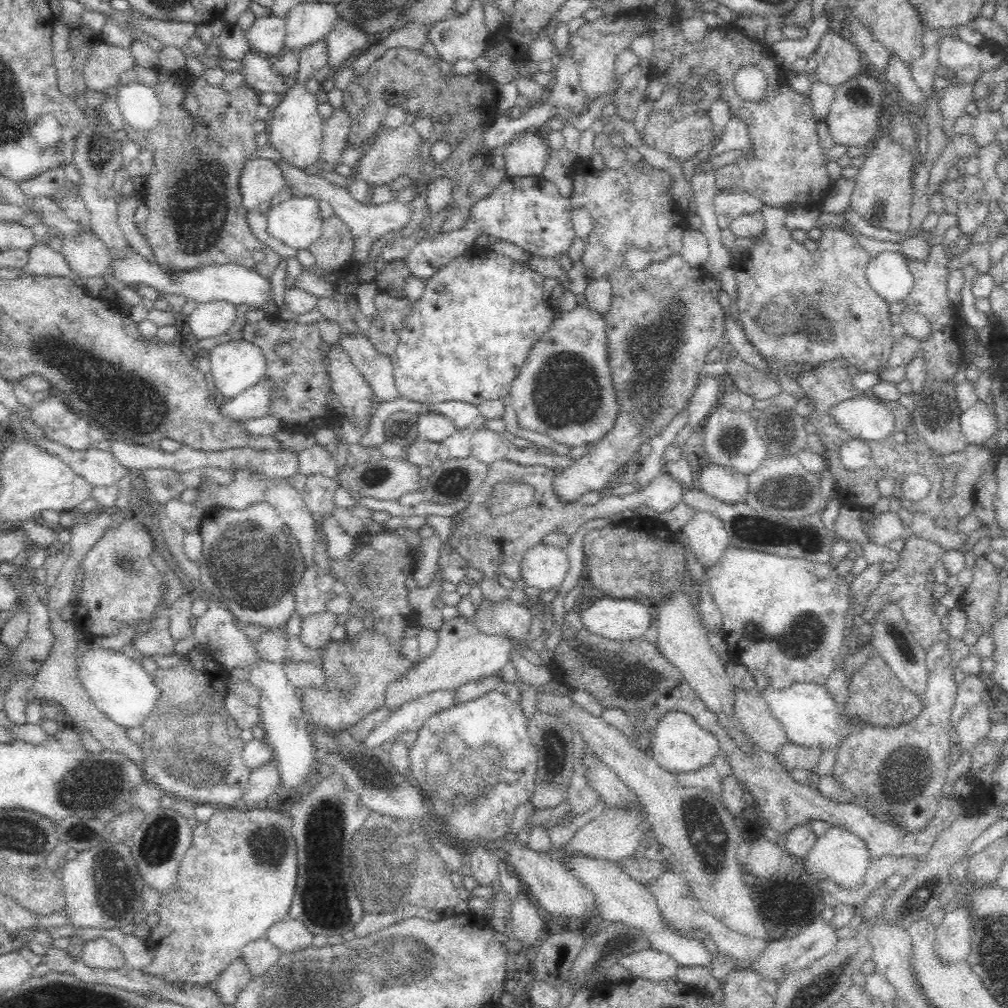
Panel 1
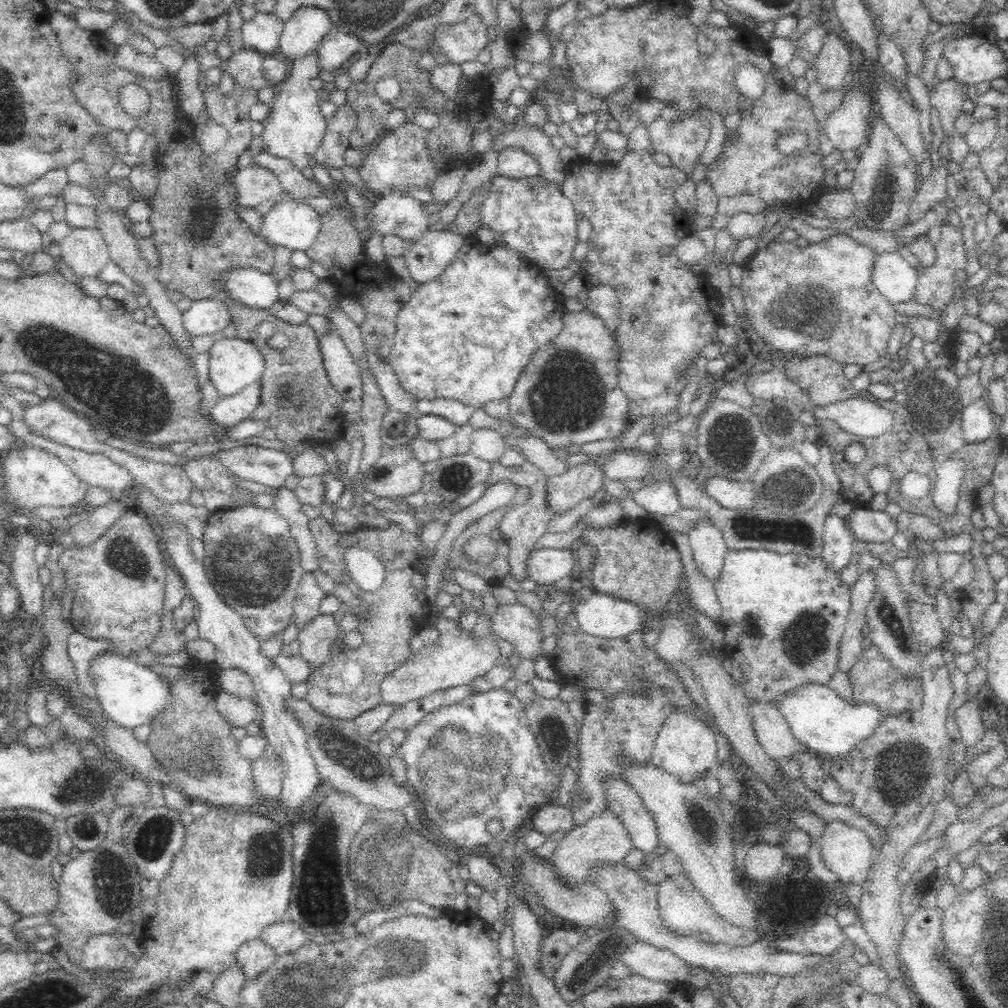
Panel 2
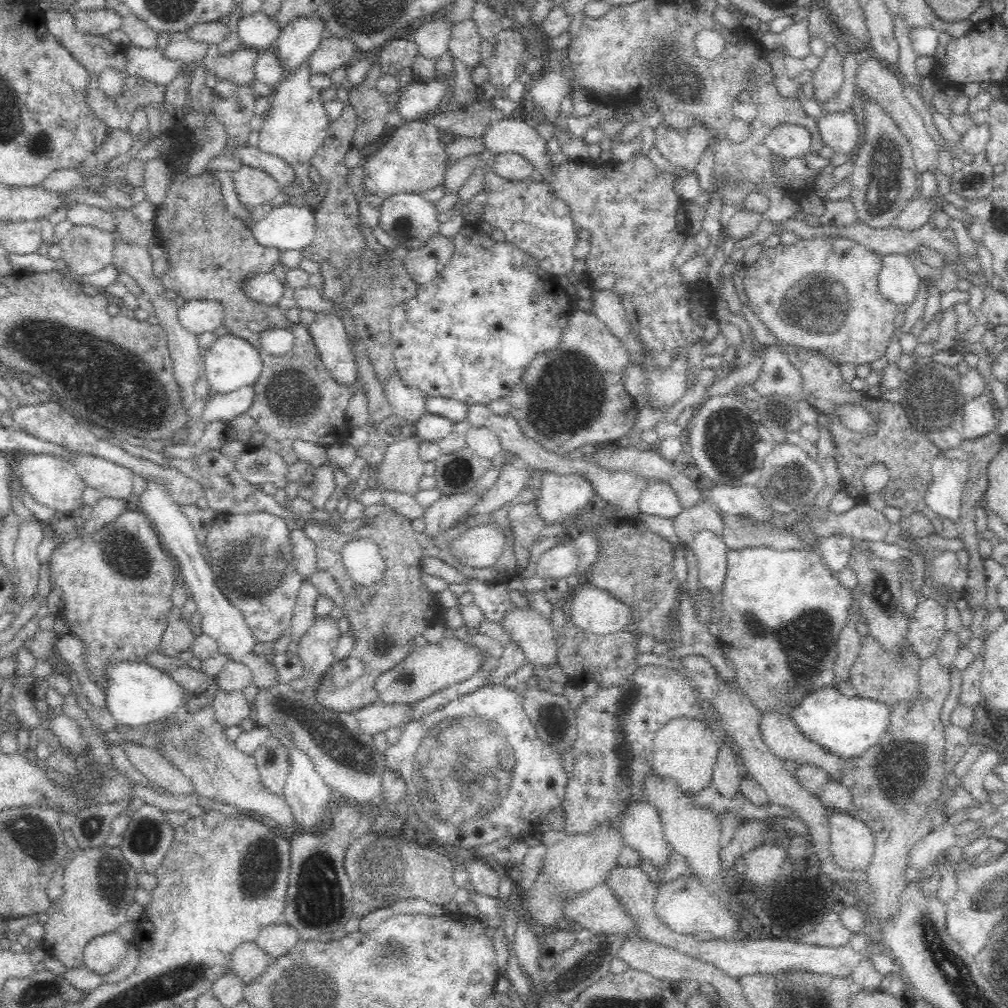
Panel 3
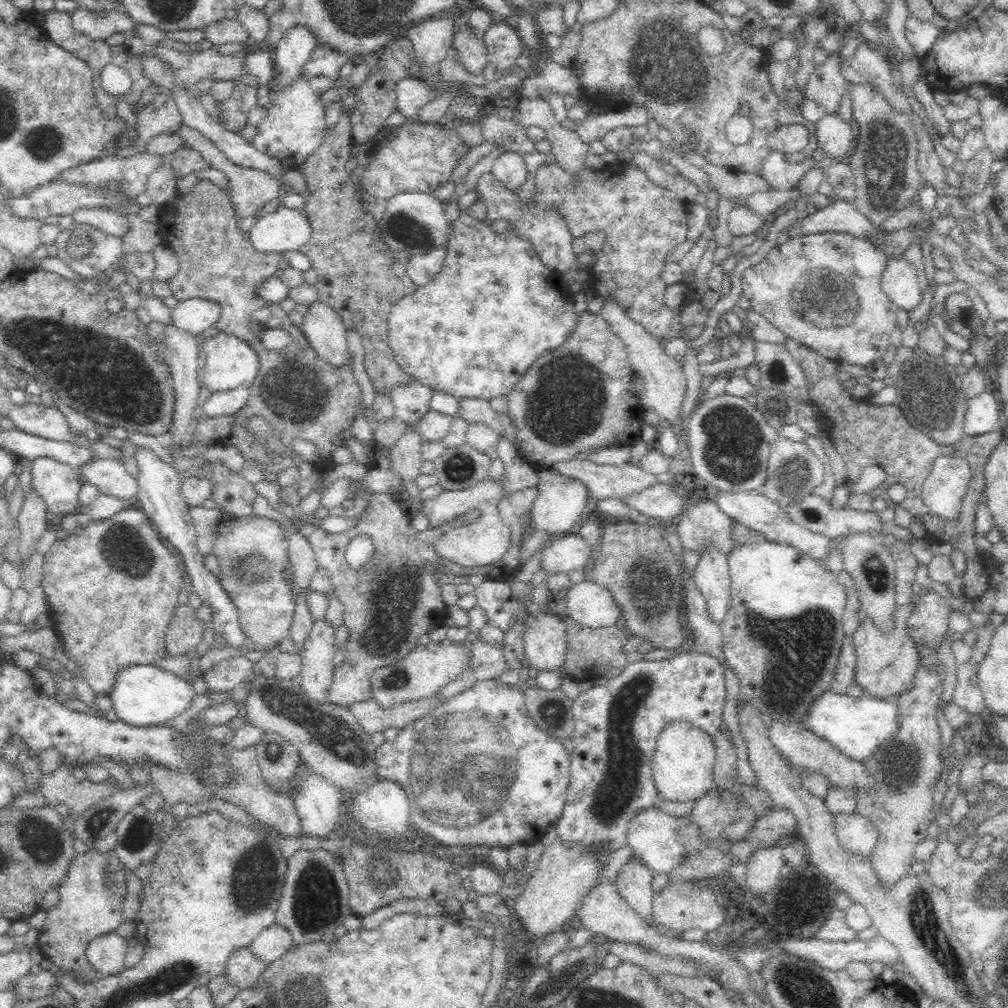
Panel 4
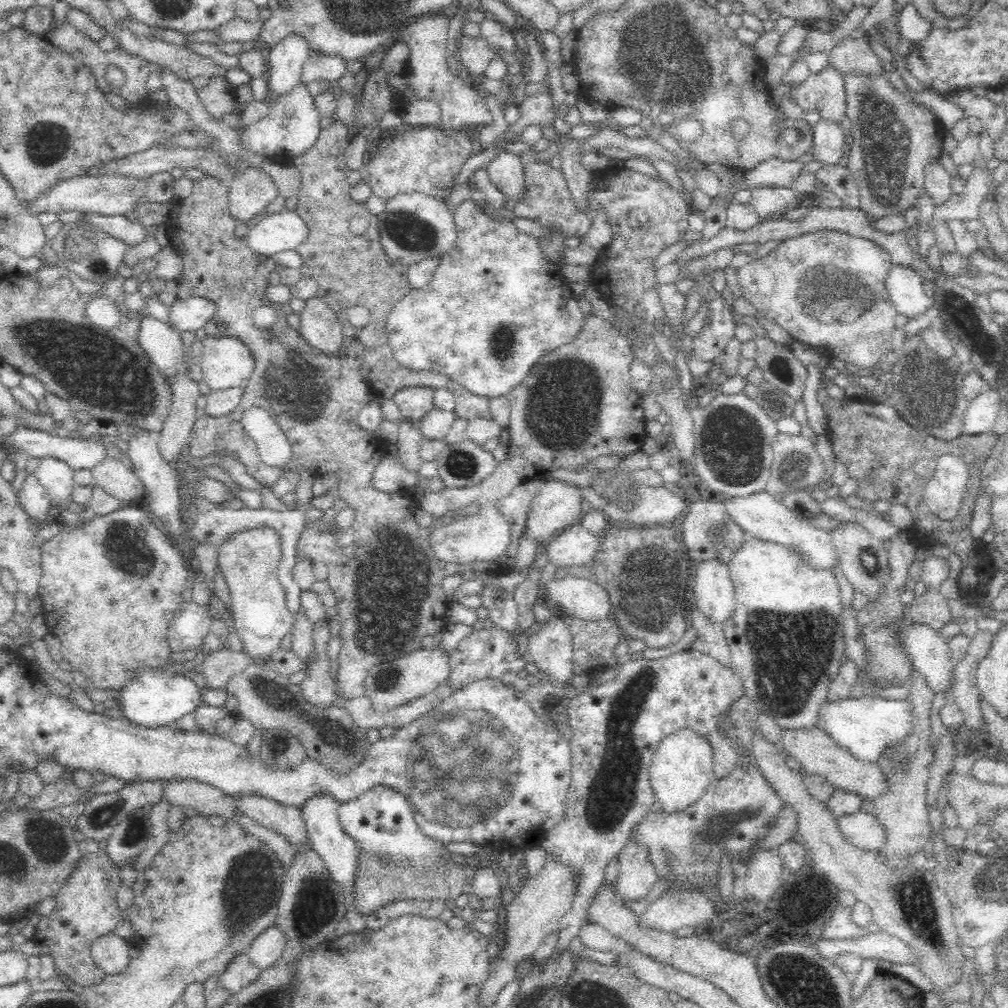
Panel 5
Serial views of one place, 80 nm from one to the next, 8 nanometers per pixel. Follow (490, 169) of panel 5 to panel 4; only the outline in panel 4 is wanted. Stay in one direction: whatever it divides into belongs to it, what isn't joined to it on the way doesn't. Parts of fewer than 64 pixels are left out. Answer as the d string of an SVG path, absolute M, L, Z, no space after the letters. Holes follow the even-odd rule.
M506 151L500 154L492 166L491 174L494 179L508 191L520 192L528 178L527 168L522 154L516 151Z

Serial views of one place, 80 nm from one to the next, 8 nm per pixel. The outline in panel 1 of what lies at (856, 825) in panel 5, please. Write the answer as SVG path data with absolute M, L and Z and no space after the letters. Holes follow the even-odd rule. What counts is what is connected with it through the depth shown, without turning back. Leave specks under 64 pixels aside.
M830 825L823 835L817 837L814 846L803 860L806 874L821 874L824 879L828 878L842 888L853 890L862 886L871 858L866 841L858 836L858 833Z

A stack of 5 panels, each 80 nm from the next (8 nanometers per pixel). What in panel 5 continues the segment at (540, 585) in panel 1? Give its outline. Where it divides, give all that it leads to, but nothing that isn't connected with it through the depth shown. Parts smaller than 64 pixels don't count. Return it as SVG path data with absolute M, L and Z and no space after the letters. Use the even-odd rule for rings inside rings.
M578 520L570 528L562 529L562 532L547 543L547 555L550 563L557 569L568 570L571 566L582 565L589 567L601 542L602 536L596 536Z

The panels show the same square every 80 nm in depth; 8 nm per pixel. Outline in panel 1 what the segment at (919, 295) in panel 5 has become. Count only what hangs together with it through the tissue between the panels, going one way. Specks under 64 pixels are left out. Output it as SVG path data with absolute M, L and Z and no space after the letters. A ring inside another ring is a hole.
M884 251L871 258L866 278L874 292L888 303L903 302L914 286L908 261L901 253L894 251Z

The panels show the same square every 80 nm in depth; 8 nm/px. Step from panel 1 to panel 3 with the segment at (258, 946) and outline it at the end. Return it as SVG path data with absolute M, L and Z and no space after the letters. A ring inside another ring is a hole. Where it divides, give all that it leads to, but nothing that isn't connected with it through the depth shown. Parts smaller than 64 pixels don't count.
M244 942L231 954L230 968L244 985L256 980L272 962L254 942Z

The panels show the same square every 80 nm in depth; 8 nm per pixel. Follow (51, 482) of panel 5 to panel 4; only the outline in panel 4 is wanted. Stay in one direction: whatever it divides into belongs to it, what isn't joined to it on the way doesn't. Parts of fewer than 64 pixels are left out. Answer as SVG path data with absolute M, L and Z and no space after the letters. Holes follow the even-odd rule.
M40 457L31 461L30 483L36 487L40 496L44 497L48 512L56 516L56 520L66 514L75 513L79 510L78 491L80 490L80 469L72 468L68 464L58 462L50 457Z

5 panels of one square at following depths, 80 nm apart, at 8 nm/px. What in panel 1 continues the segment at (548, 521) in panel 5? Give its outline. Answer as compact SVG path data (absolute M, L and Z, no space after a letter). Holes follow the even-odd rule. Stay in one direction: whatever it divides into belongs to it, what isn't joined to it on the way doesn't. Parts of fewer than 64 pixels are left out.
M644 157L638 164L632 164L630 160L627 160L626 164L618 170L609 170L607 167L605 170L596 170L596 168L584 168L582 174L577 174L573 171L570 173L572 180L572 192L570 192L569 199L571 200L571 205L573 208L583 208L592 219L592 230L590 234L585 238L586 248L580 262L583 264L585 273L590 280L596 280L596 278L606 278L611 282L612 285L612 306L610 306L609 314L604 317L607 323L606 333L610 334L610 342L608 342L608 356L610 364L614 364L614 384L618 388L618 392L622 392L620 396L620 412L618 412L618 418L616 418L616 424L614 424L614 430L610 432L607 436L604 436L602 440L596 442L594 448L590 448L582 458L576 459L568 468L559 471L552 481L552 488L555 498L559 500L560 503L568 503L572 505L579 501L582 494L586 492L601 492L604 488L608 486L607 482L611 477L611 474L625 462L630 462L630 460L636 460L638 457L638 450L640 443L642 441L648 441L652 439L662 428L666 427L667 424L688 404L693 392L695 391L697 385L697 378L699 375L700 367L706 363L706 354L714 348L721 348L722 340L721 336L725 331L724 314L722 305L719 303L718 296L721 289L717 284L711 279L710 273L706 272L702 267L690 266L680 255L679 250L681 247L680 238L683 238L684 227L674 226L674 224L668 224L668 218L666 218L666 206L676 206L676 202L672 200L670 192L674 188L674 176L670 174L666 169L653 168ZM667 246L670 249L670 256L668 256L663 261L650 261L646 268L639 271L633 271L626 266L626 252L632 248L638 248L642 250L647 250L648 252L654 252Z

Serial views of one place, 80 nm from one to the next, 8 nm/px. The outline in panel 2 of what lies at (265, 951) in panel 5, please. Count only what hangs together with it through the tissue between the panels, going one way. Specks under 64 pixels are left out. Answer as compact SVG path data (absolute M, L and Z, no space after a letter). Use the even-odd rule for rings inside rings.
M288 919L271 924L262 931L259 938L264 940L277 956L294 952L310 939L295 922Z

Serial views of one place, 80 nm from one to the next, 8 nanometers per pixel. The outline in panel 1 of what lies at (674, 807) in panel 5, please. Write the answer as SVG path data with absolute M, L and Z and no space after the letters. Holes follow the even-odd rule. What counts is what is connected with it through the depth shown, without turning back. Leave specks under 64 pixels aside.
M670 711L662 716L652 742L650 754L653 759L668 772L690 774L713 764L719 752L719 741L713 732L708 732L699 725L694 717L680 711Z

